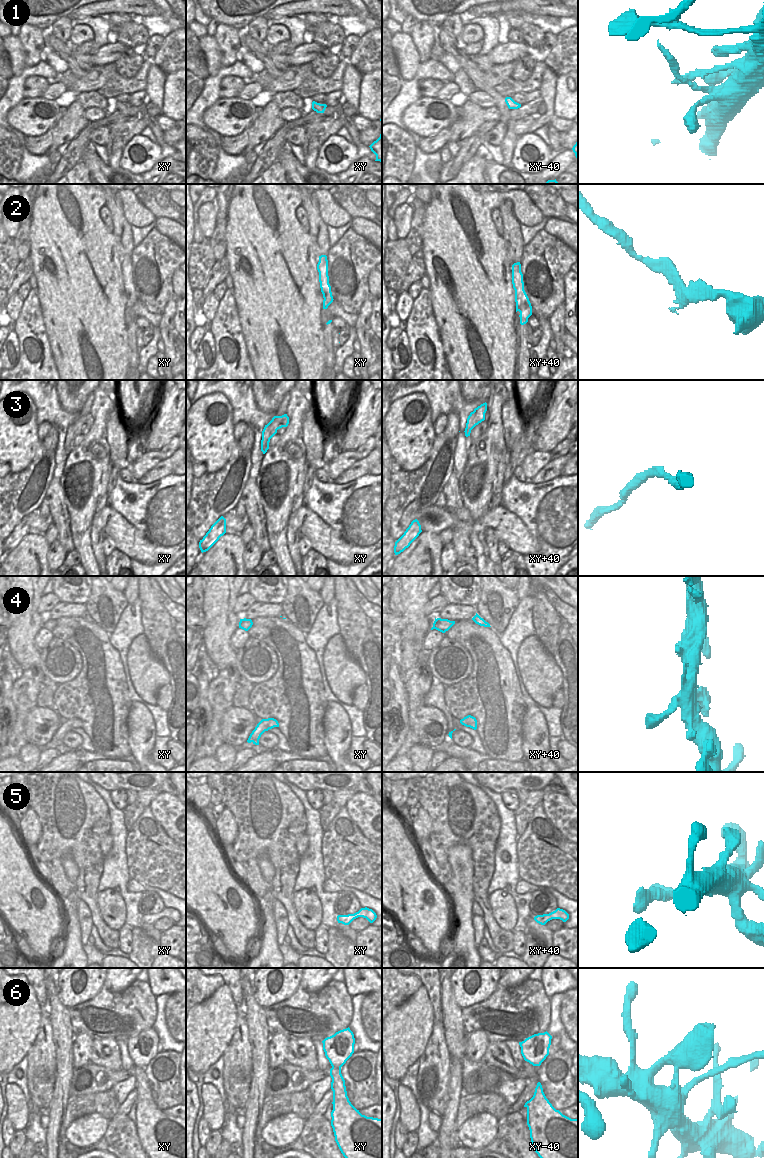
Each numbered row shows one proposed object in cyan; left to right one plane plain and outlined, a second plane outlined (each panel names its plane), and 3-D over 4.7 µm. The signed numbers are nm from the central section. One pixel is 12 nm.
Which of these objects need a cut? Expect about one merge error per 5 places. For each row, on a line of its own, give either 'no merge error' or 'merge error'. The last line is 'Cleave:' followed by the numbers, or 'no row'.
1: no merge error
2: merge error
3: no merge error
4: no merge error
5: no merge error
6: no merge error
Cleave: 2

